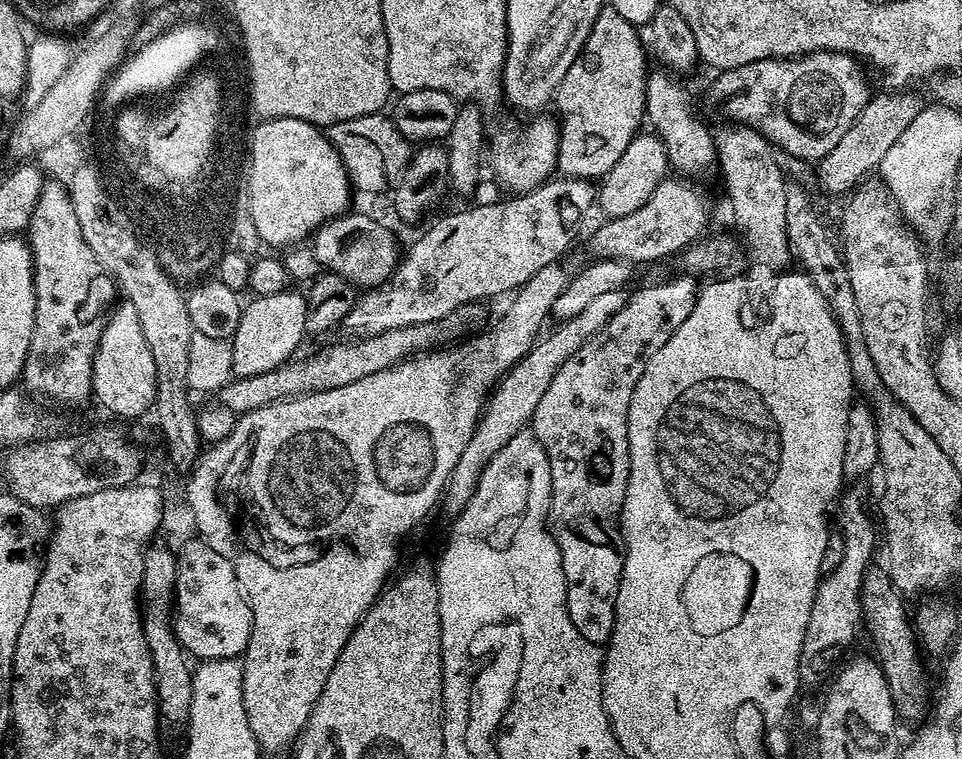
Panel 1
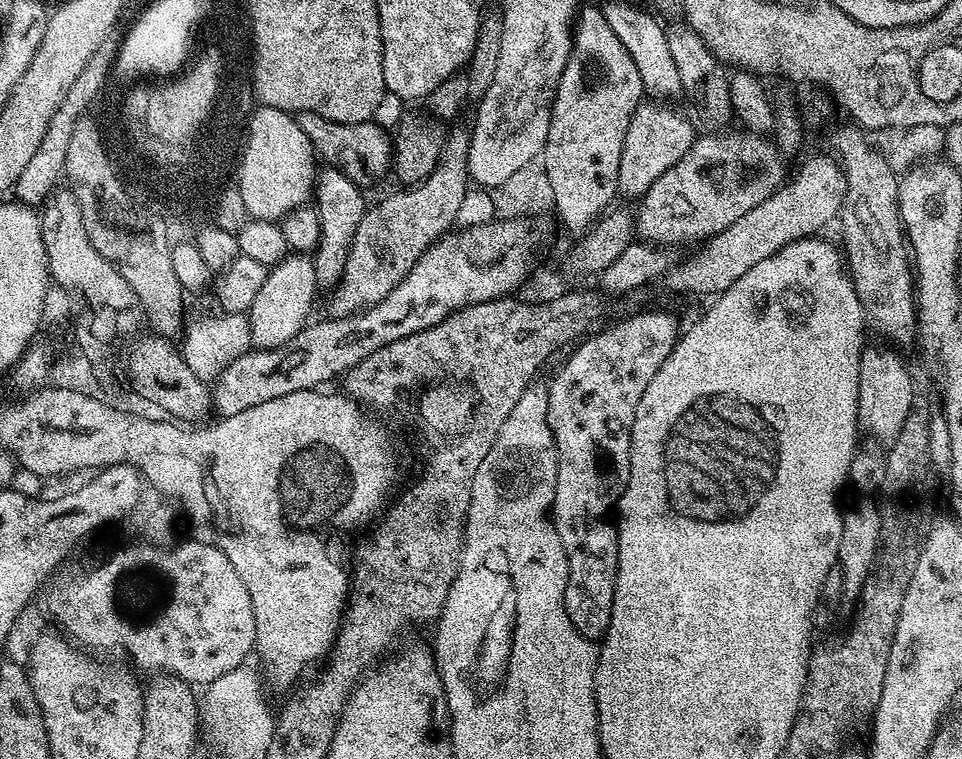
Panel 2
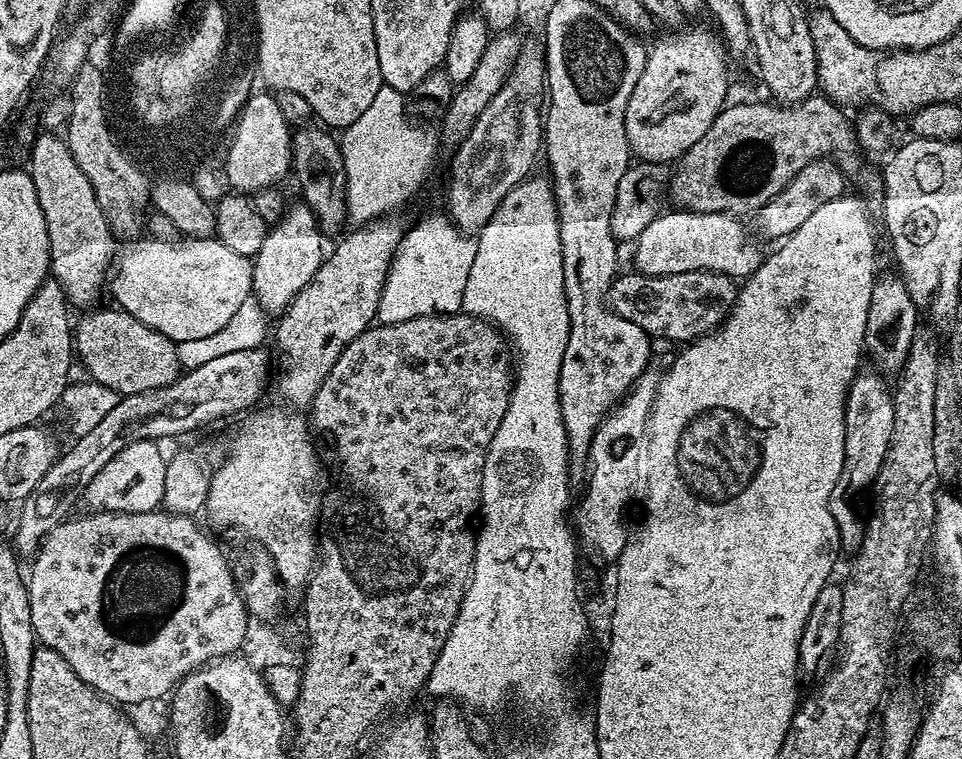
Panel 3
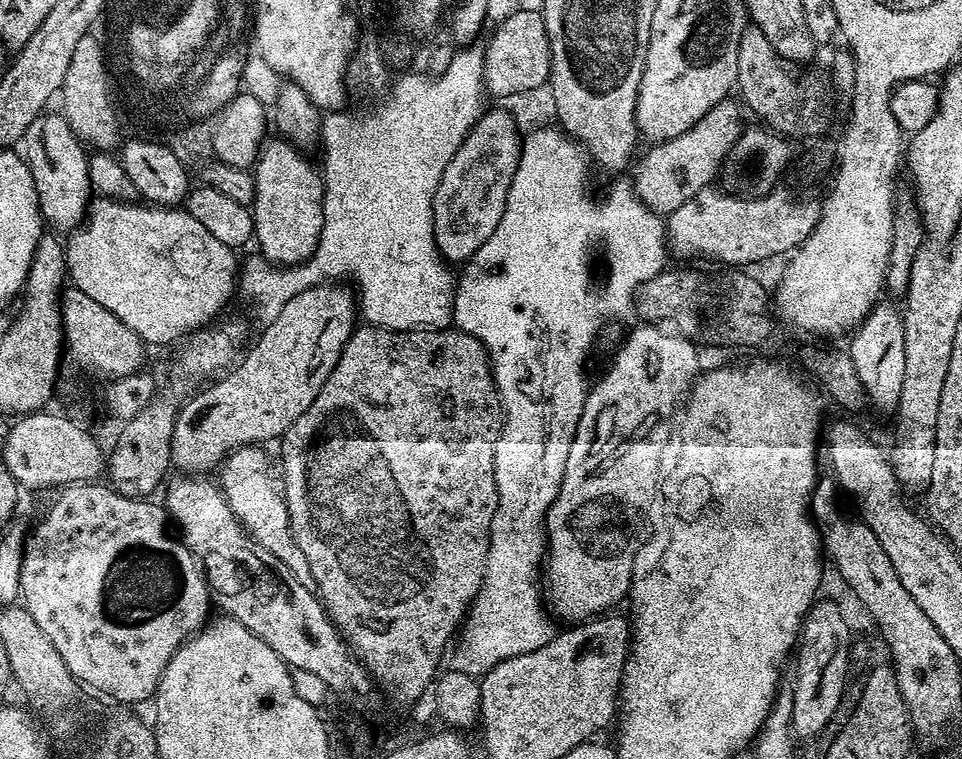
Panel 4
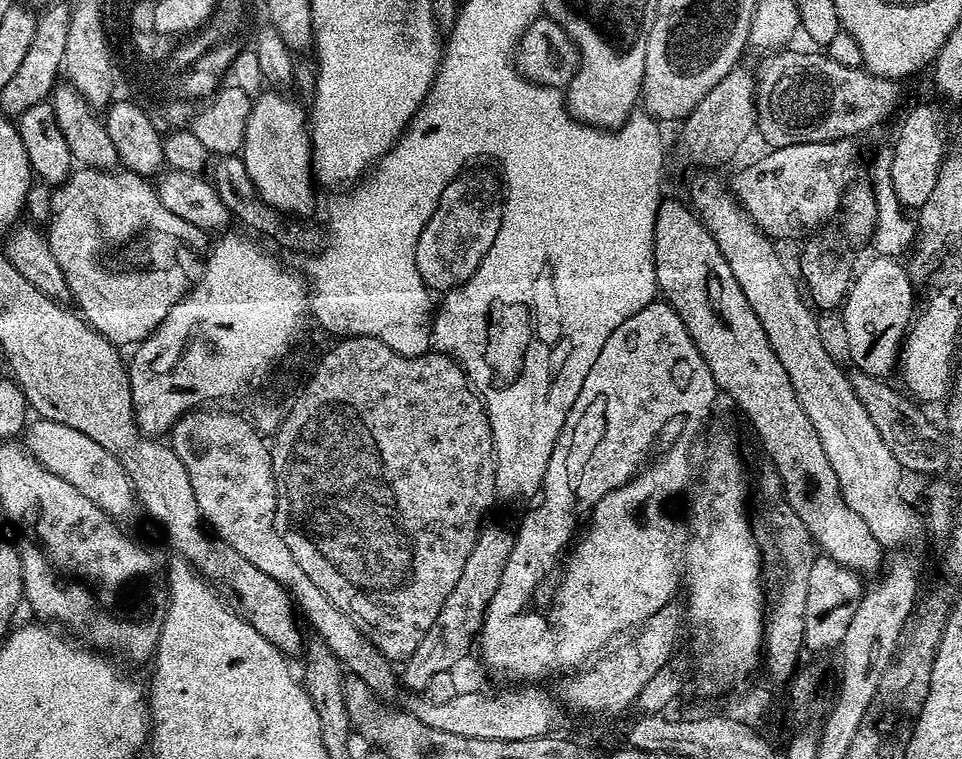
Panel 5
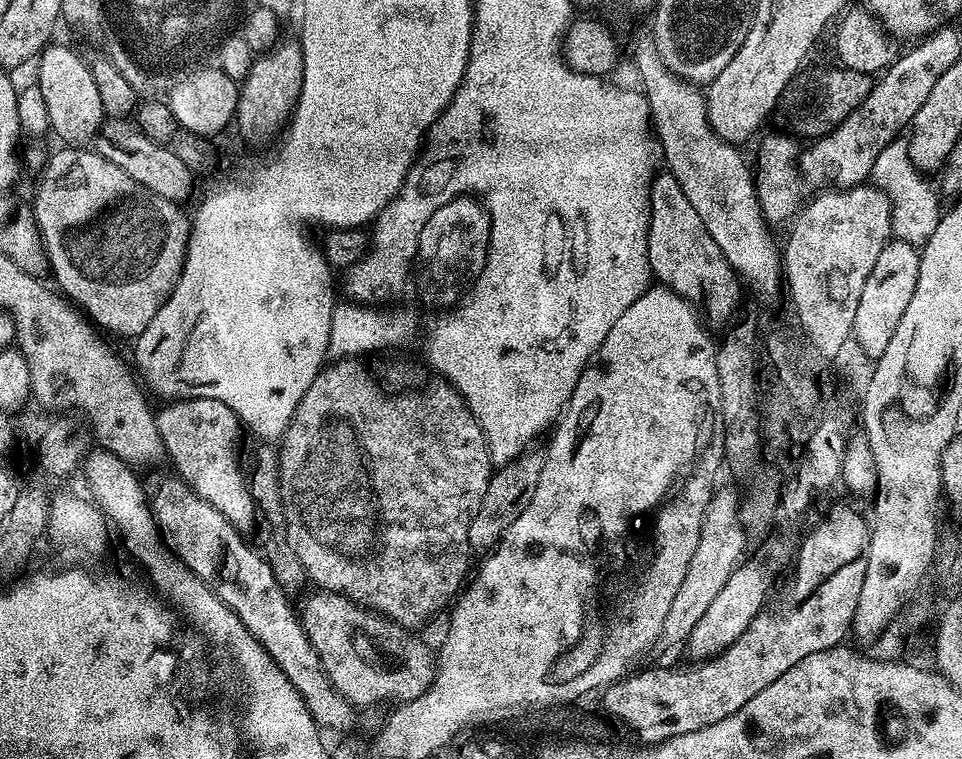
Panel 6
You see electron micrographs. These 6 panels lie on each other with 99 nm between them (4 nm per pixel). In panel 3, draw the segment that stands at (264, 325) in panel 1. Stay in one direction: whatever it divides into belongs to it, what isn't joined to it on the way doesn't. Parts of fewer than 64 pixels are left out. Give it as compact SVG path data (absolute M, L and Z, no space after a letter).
M289 203L286 211L275 224L264 233L262 250L252 260L252 293L265 312L279 314L292 299L318 274L318 266L324 261L326 247L322 241L320 225L307 204Z

